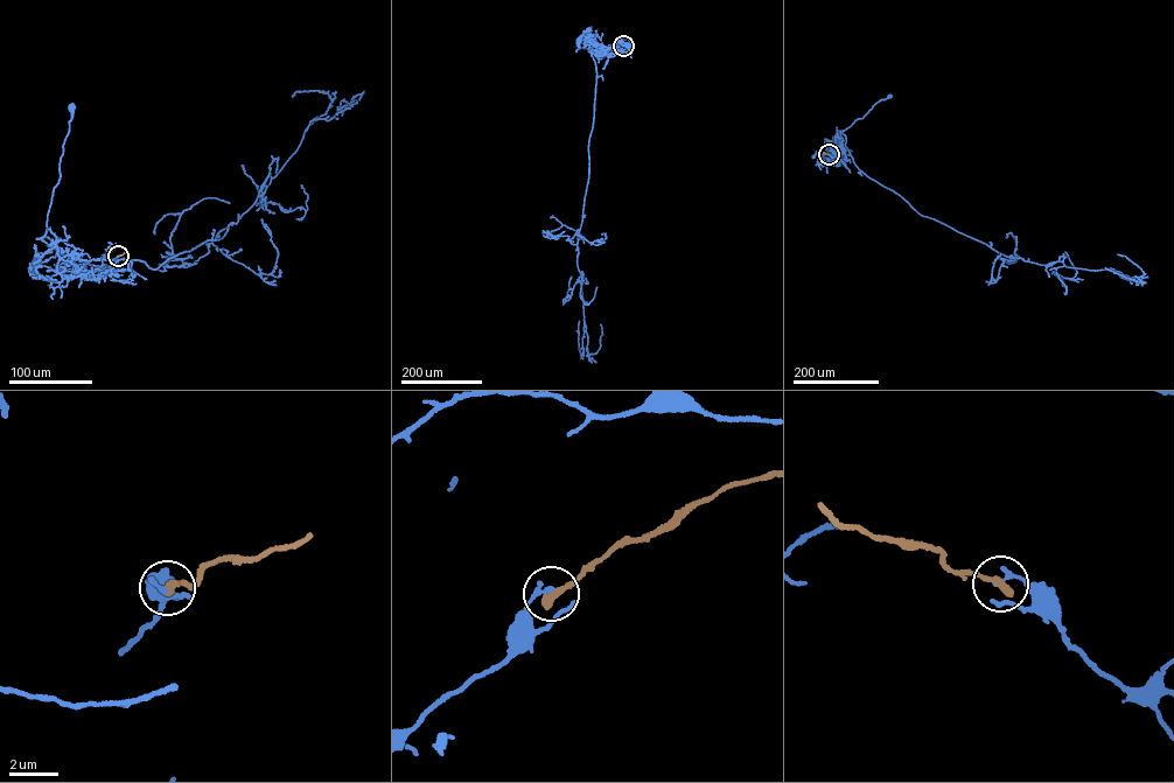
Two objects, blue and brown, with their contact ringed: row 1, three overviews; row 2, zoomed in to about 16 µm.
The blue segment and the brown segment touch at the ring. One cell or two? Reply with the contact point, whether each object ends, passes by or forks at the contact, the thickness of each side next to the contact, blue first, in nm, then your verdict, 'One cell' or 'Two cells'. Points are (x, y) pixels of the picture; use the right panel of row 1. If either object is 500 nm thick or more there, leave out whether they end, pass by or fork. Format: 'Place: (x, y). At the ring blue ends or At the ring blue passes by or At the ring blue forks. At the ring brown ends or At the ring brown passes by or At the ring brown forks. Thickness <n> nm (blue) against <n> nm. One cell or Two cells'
Place: (829, 154). At the ring blue ends. At the ring brown ends. Thickness 200 nm (blue) against 360 nm. Two cells

